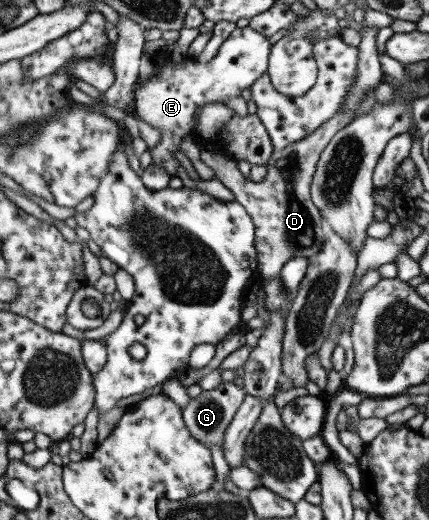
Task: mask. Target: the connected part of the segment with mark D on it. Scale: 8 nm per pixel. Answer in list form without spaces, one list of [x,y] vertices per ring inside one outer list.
[[[364,27],[360,32],[360,43],[356,47],[356,75],[348,95],[345,95],[344,107],[303,139],[288,144],[281,150],[272,151],[266,163],[266,175],[261,182],[251,183],[249,179],[243,177],[236,168],[236,162],[225,158],[215,143],[198,143],[199,160],[213,170],[213,176],[230,190],[234,200],[246,210],[252,220],[260,281],[277,275],[283,263],[294,256],[311,258],[326,239],[323,218],[310,199],[310,182],[319,154],[322,153],[329,139],[354,118],[354,110],[366,97],[368,90],[382,81],[385,76],[379,69],[378,53],[375,49],[377,31],[377,28]]]

